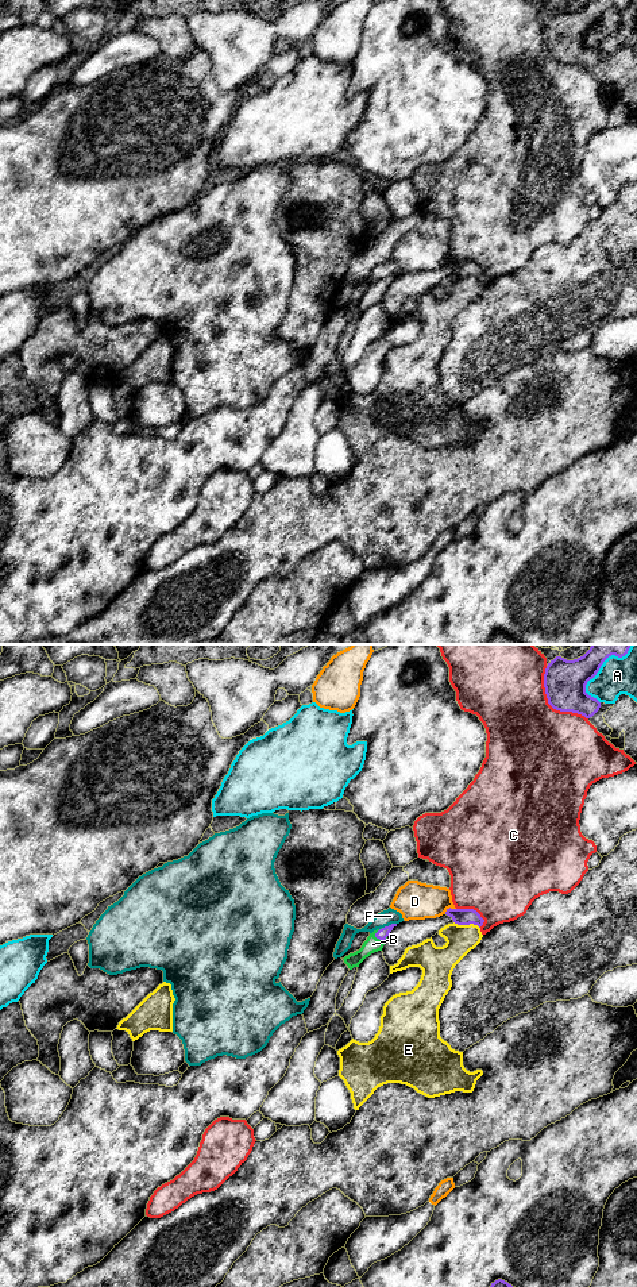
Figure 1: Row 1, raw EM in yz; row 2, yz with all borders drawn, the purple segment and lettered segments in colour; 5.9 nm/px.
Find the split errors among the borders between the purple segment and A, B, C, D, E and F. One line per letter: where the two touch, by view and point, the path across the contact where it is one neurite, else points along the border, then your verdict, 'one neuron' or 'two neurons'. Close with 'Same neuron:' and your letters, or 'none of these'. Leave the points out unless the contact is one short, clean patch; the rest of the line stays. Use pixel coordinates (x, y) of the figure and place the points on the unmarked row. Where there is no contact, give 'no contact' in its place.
A: contact yz (601, 16); two neurons
B: contact yz (375, 288); one neuron
C: contact yz (549, 56); two neurons
D: contact yz (450, 259); two neurons
E: contact yz (467, 276); two neurons
F: contact yz (389, 277); border yz (396, 274), (382, 280); two neurons
Same neuron: B

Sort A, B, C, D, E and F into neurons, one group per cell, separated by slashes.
A / B / C / D / E / F

